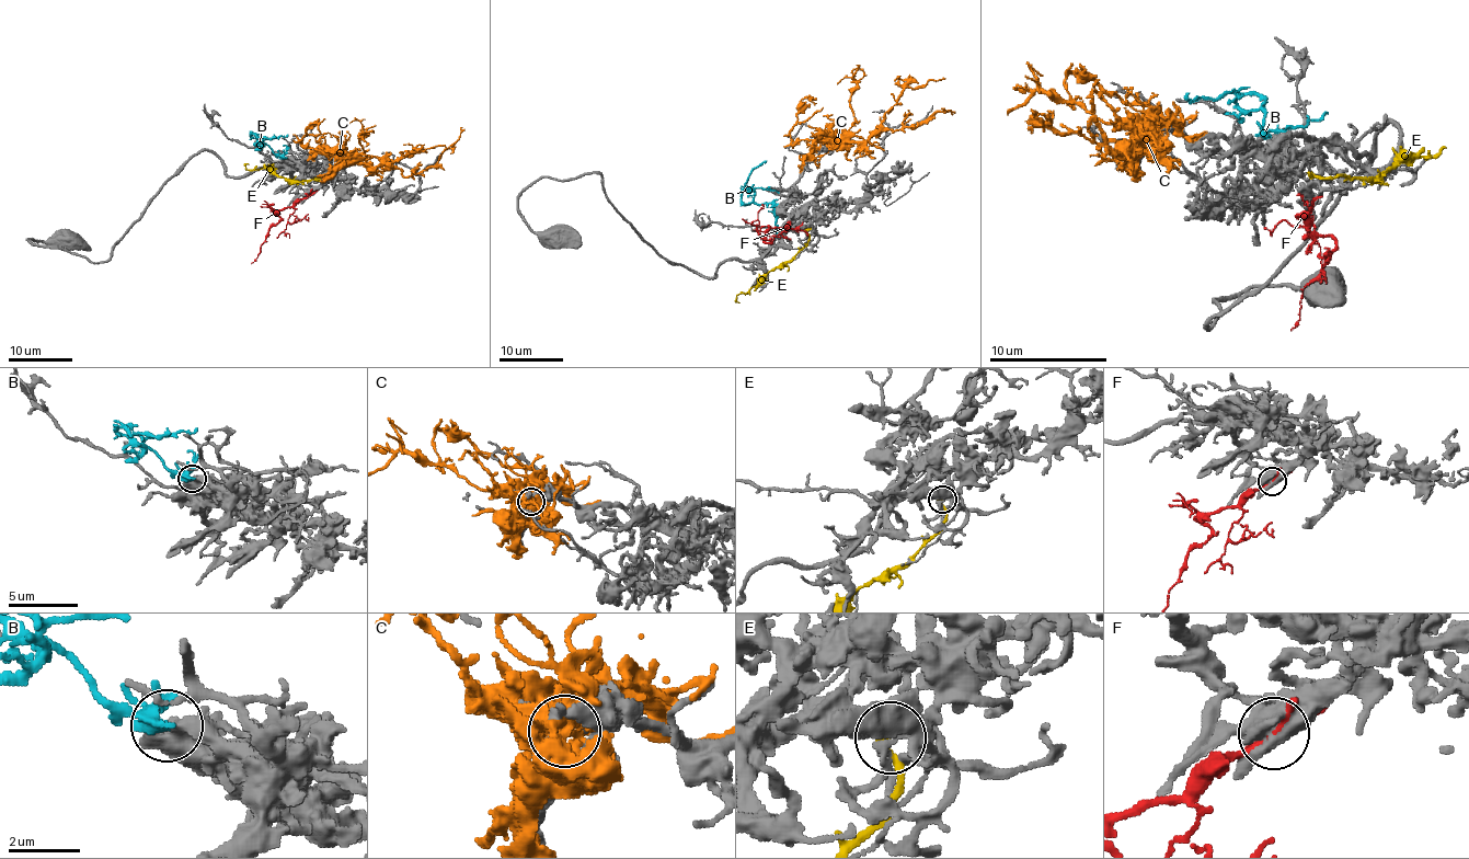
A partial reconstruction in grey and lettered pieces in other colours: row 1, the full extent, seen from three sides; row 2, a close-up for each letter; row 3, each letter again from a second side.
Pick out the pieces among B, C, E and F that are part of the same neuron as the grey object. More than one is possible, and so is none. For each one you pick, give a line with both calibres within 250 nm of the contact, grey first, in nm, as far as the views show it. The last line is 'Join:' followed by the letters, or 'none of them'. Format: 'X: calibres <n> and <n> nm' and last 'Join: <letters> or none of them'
B: calibres 500 and 320 nm
Join: B

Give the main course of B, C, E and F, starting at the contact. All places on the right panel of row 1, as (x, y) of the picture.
B: (1265, 135), (1262, 112), (1238, 105), (1236, 93), (1203, 100), (1185, 96)
C: (1147, 132), (1149, 150), (1129, 156), (1126, 170), (1105, 144), (1105, 132), (1093, 121), (1093, 93), (1100, 79)
E: (1312, 176), (1370, 179), (1412, 156), (1430, 159), (1445, 147)
F: (1312, 206), (1306, 227), (1309, 232), (1332, 238), (1332, 250), (1323, 267), (1304, 288), (1300, 312), (1292, 330)

